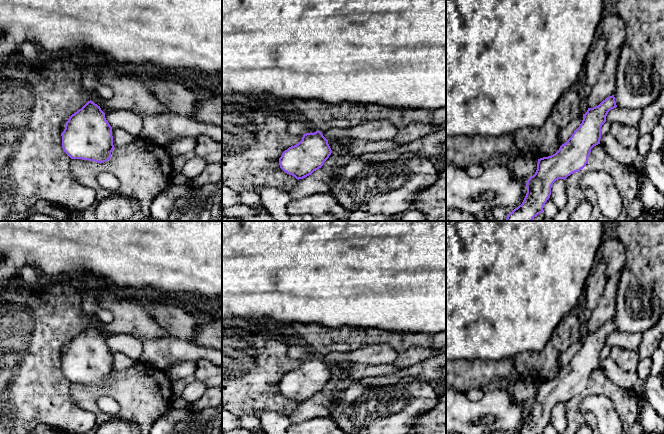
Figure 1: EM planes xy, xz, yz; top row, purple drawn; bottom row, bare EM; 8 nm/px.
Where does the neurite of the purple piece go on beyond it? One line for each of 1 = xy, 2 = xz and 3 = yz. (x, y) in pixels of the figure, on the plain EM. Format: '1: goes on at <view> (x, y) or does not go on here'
1: does not go on here
2: does not go on here
3: does not go on here

